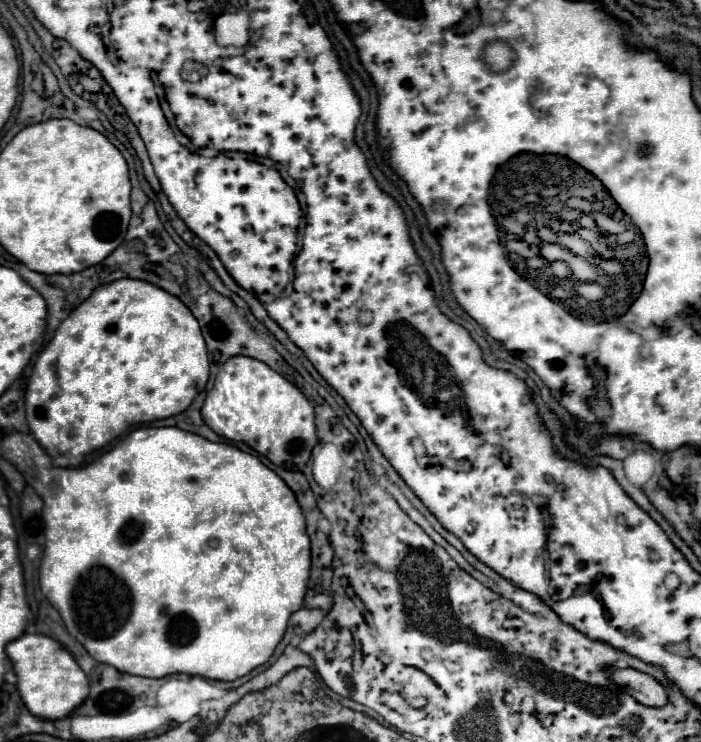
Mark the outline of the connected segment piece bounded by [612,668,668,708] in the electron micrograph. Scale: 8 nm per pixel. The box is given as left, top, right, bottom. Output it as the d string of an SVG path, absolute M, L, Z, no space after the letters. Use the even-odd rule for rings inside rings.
M626 668L626 670L612 670L612 680L620 686L624 686L628 690L630 696L634 696L640 704L644 706L652 706L652 708L662 708L668 704L668 696L664 686L654 680L652 676Z

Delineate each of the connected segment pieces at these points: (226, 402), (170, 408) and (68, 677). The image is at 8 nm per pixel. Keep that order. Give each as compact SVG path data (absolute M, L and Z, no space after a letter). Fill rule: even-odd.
M232 356L220 366L214 388L206 394L202 418L218 436L246 442L286 470L302 470L318 442L314 408L308 398L268 364L248 356Z
M122 278L96 288L88 300L72 310L38 356L26 390L28 428L54 466L80 466L86 454L104 448L128 428L184 412L206 388L208 372L206 342L192 312L154 284Z
M24 634L18 640L12 640L6 646L6 654L16 672L16 688L36 718L44 720L60 720L70 716L88 696L88 678L70 652L50 636L44 634Z

